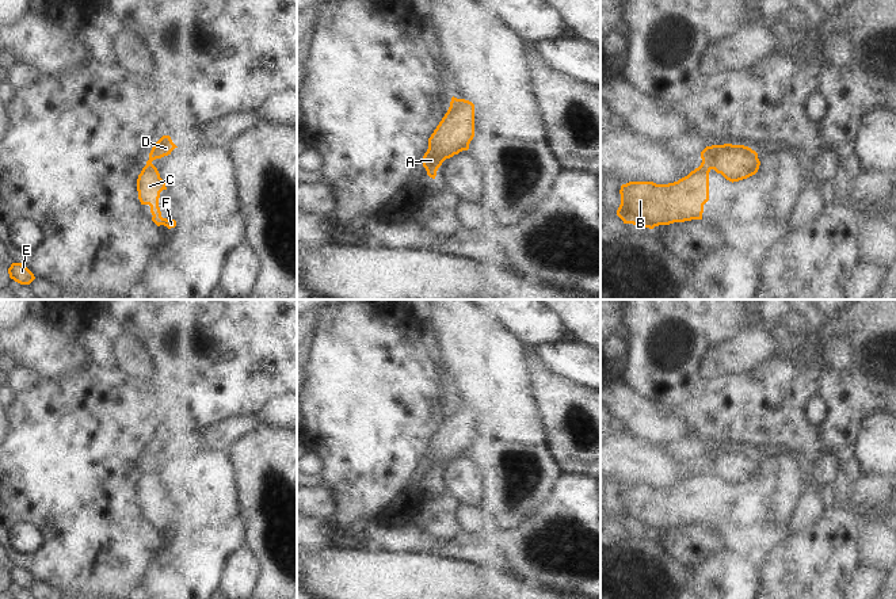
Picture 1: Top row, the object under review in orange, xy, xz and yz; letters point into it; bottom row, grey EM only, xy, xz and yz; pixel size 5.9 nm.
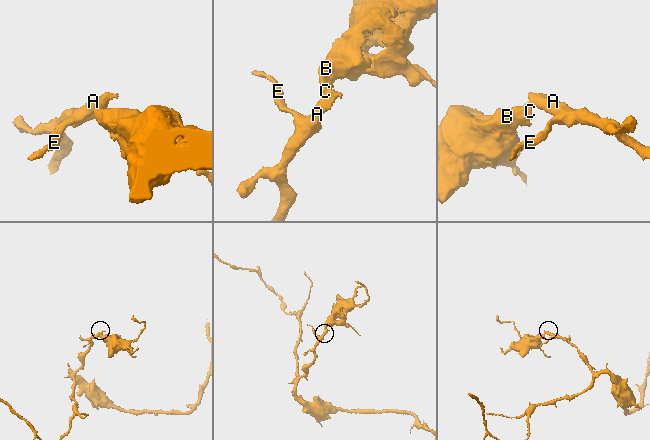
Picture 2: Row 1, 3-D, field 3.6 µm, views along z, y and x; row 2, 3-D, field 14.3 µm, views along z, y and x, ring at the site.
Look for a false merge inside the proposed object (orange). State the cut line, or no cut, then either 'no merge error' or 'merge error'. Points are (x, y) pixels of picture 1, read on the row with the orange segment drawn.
cut in yz along (702, 160), (712, 168); merge error

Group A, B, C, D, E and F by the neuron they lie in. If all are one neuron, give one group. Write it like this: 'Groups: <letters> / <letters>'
Groups: A D E / B C F

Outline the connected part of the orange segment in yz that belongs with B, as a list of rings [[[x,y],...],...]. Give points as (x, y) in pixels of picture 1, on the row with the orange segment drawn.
[[[710,165],[698,168],[678,182],[629,182],[621,186],[621,205],[617,215],[624,224],[653,229],[659,225],[702,220],[704,205],[709,201]]]

